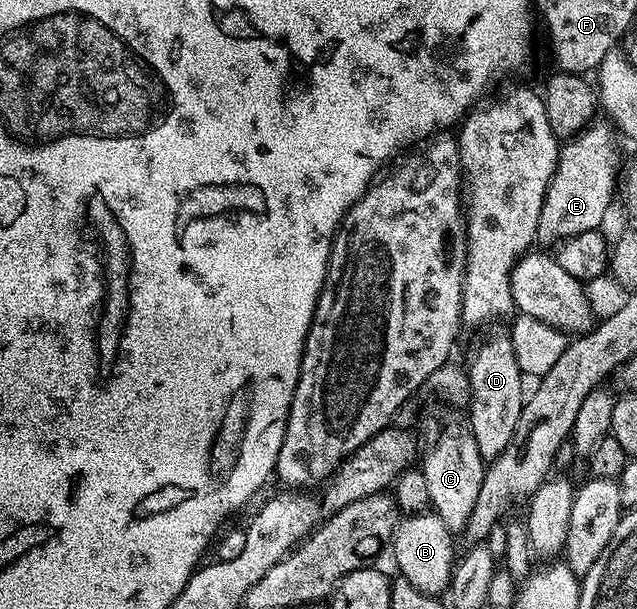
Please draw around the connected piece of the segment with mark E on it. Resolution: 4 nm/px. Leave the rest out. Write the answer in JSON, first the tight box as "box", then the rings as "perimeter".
{"box":[536,120,619,246],"perimeter":[[[595,120],[561,146],[556,171],[544,195],[544,207],[540,207],[540,223],[536,238],[539,246],[557,246],[574,235],[598,229],[602,225],[600,223],[605,219],[606,212],[614,201],[619,141],[615,126],[602,121]]]}

